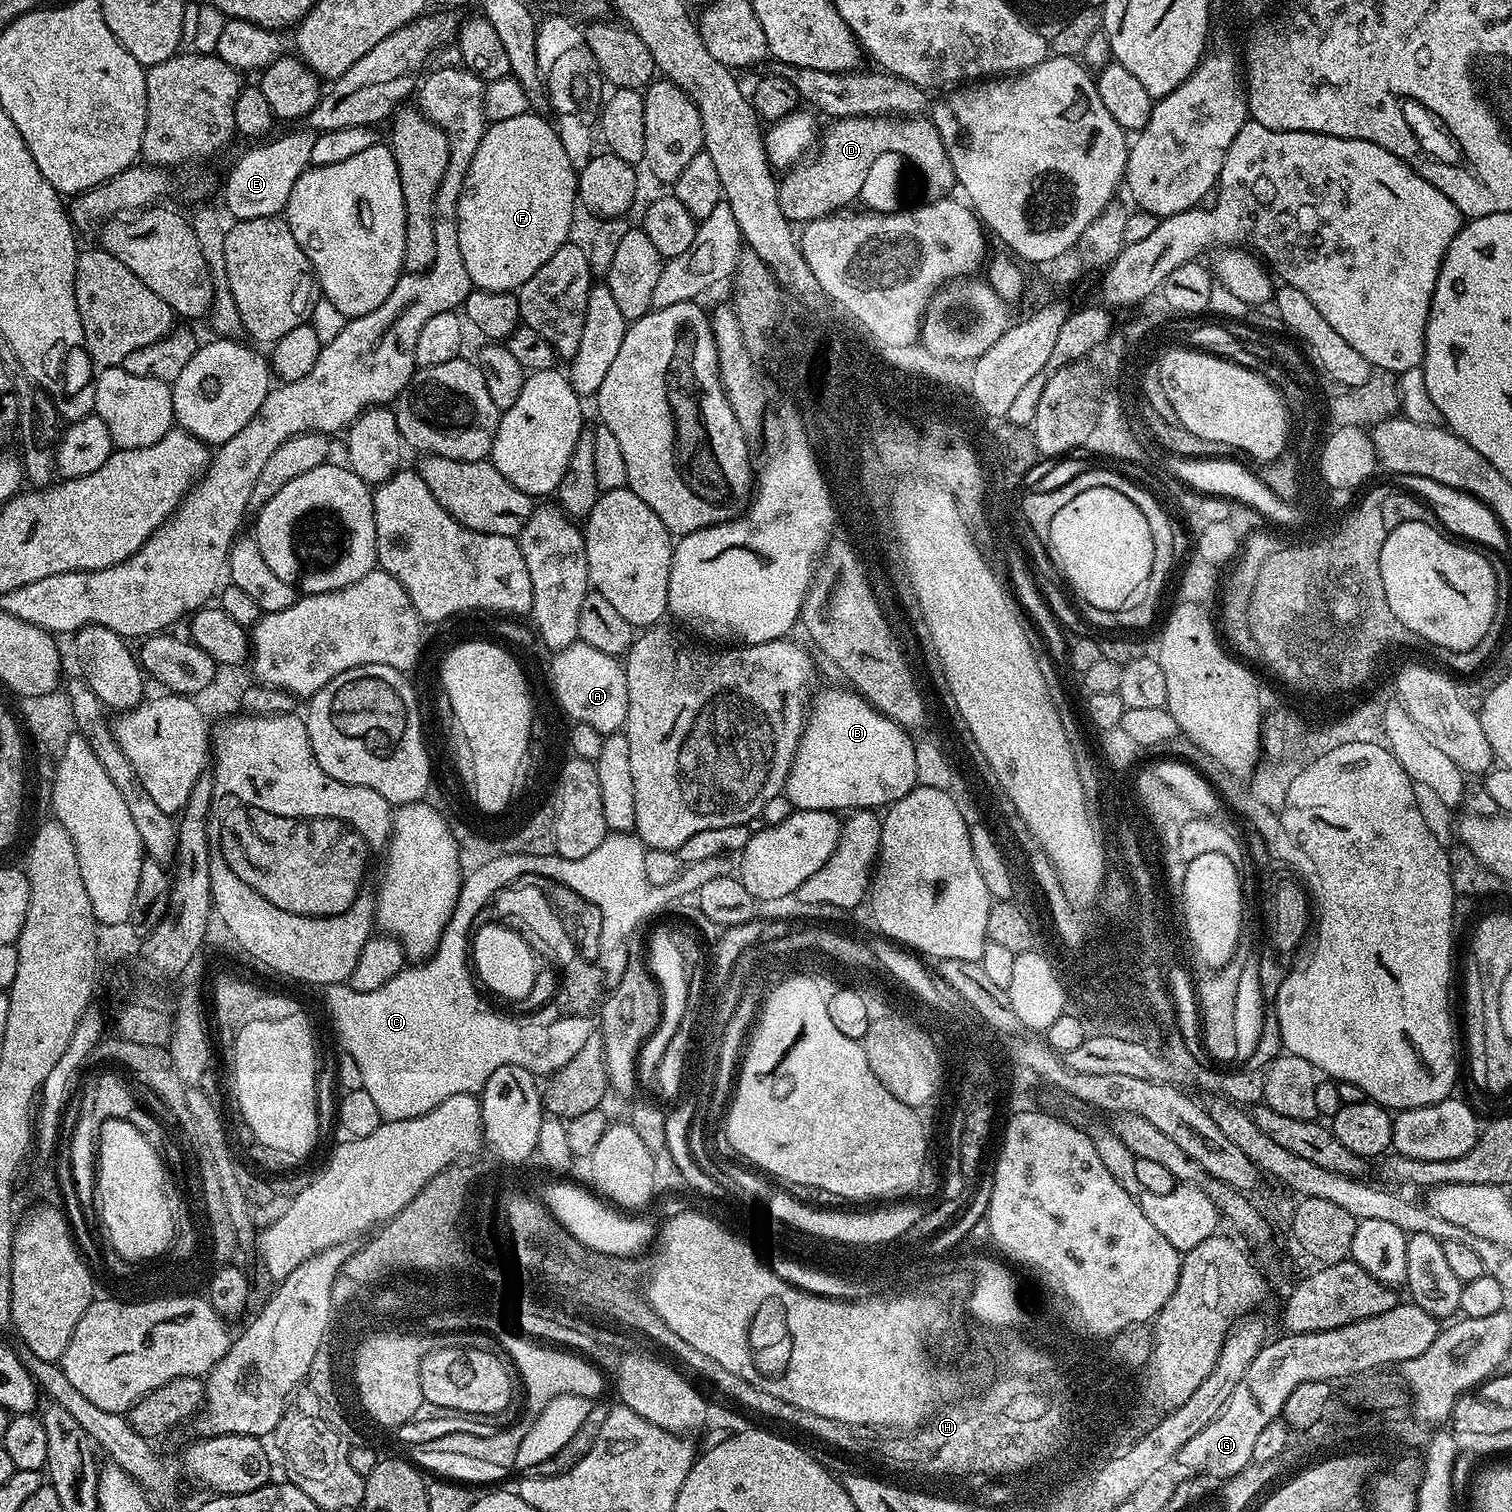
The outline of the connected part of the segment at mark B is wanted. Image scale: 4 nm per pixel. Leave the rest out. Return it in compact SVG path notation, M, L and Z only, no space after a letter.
M828 686L825 692L815 697L810 705L810 711L806 717L804 725L804 733L800 739L800 744L796 748L796 754L792 757L792 769L788 775L788 781L784 784L783 795L788 796L788 800L792 803L793 809L799 810L822 810L823 812L836 812L840 808L848 808L847 810L884 810L889 804L898 802L898 798L902 798L906 794L910 794L912 789L917 787L918 781L915 768L915 752L916 744L907 731L893 722L883 713L876 711L857 691L849 690L844 686Z

